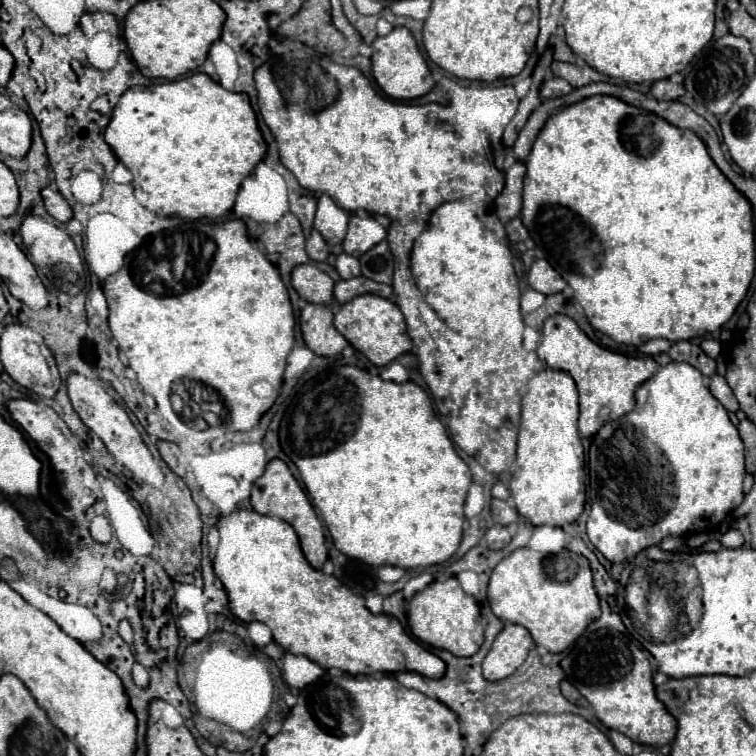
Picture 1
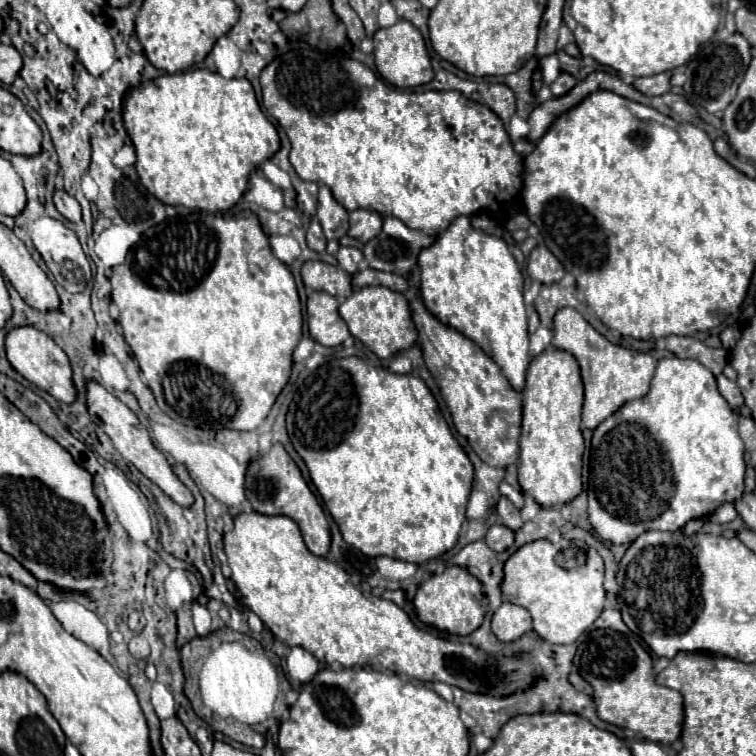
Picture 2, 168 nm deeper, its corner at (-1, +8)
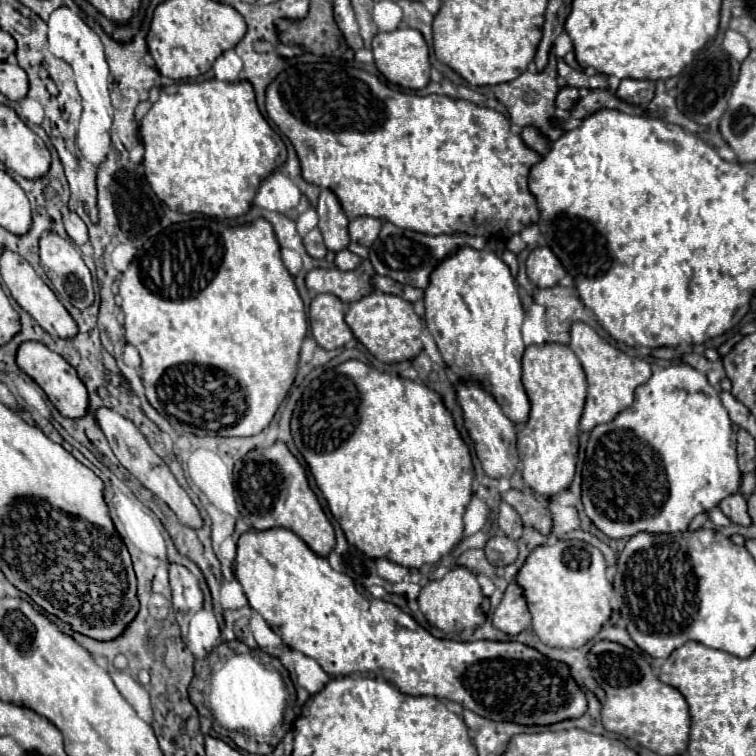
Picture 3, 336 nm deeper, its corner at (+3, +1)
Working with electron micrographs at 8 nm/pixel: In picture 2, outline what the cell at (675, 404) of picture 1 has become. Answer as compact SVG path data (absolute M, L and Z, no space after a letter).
M661 358L651 390L643 398L623 404L593 432L587 484L589 522L601 540L613 544L631 544L645 530L681 530L689 520L707 518L725 500L735 502L743 494L743 452L745 446L737 432L737 416L719 394L711 370L697 360Z

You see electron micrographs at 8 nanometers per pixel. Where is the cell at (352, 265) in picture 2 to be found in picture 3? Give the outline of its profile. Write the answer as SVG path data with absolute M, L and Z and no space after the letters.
M343 249L335 255L335 265L341 269L341 271L351 271L355 269L357 265L361 263L361 259L357 255L353 255L349 249Z

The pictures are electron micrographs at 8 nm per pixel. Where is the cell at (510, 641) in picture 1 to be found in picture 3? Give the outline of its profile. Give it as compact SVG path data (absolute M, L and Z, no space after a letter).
M513 581L509 583L505 597L493 615L493 627L509 637L515 637L529 625L531 625L531 615L527 611L527 603L521 597L521 589Z

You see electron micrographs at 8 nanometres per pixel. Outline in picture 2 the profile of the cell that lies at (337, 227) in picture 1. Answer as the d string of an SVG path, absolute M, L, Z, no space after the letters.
M319 184L319 206L315 216L321 222L327 240L339 240L349 230L349 212L333 198L325 184Z

